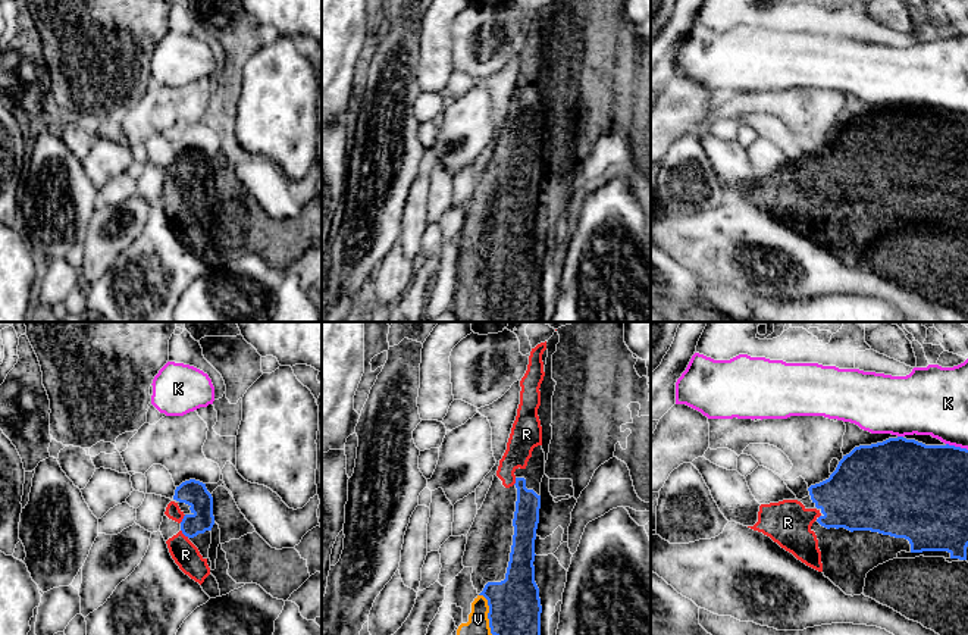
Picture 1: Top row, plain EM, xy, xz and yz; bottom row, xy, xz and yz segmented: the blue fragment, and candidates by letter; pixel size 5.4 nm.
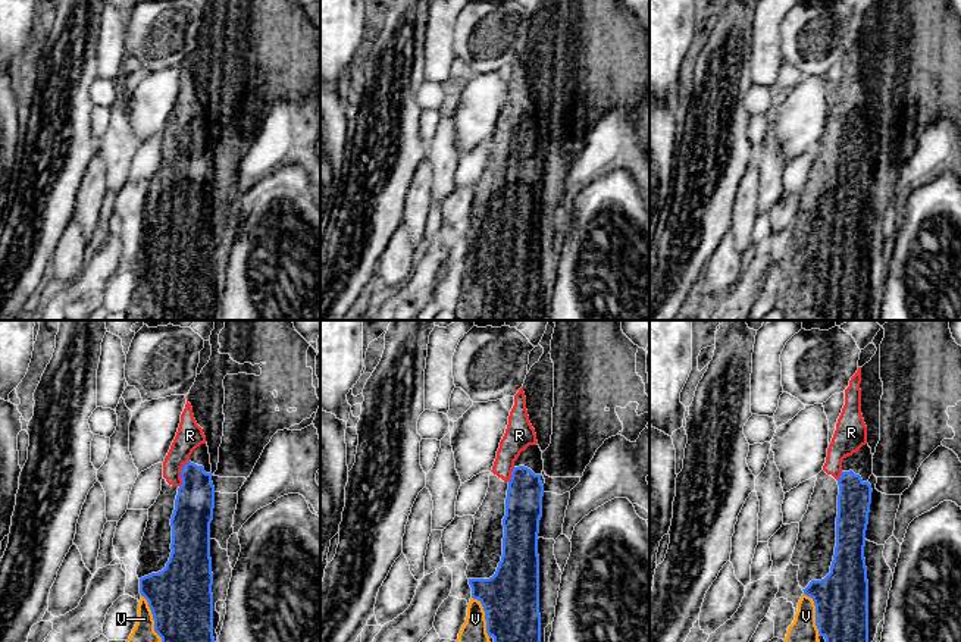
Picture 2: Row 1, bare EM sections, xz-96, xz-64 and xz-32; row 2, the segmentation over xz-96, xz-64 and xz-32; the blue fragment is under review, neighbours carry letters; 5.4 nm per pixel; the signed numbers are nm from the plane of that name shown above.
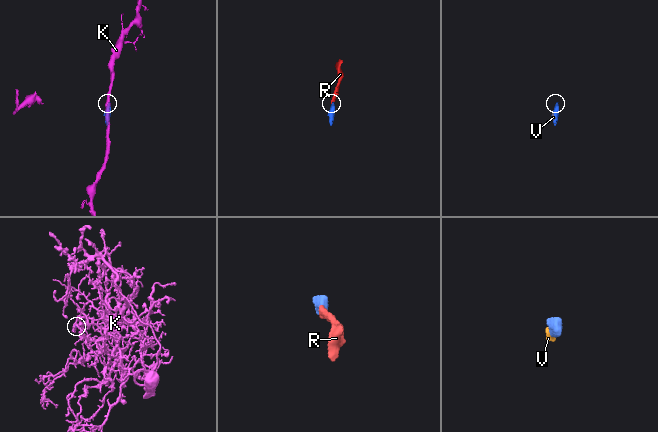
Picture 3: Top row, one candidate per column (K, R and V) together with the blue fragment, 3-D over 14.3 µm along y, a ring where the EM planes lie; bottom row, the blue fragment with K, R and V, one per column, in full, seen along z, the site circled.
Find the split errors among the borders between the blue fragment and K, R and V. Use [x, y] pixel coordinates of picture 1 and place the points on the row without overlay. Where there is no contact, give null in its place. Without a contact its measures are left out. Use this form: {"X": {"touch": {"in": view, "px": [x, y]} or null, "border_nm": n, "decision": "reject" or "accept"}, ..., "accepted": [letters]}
{"K": {"touch": {"in": "yz", "px": [956, 118]}, "border_nm": 130, "decision": "reject"}, "R": {"touch": {"in": "xy", "px": [184, 205]}, "border_nm": 60, "decision": "accept"}, "V": {"touch": {"in": "xz", "px": [488, 285]}, "border_nm": 260, "decision": "accept"}, "accepted": ["R", "V"]}

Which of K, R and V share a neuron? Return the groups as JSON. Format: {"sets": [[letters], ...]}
{"sets": [["K"], ["R", "V"]]}

